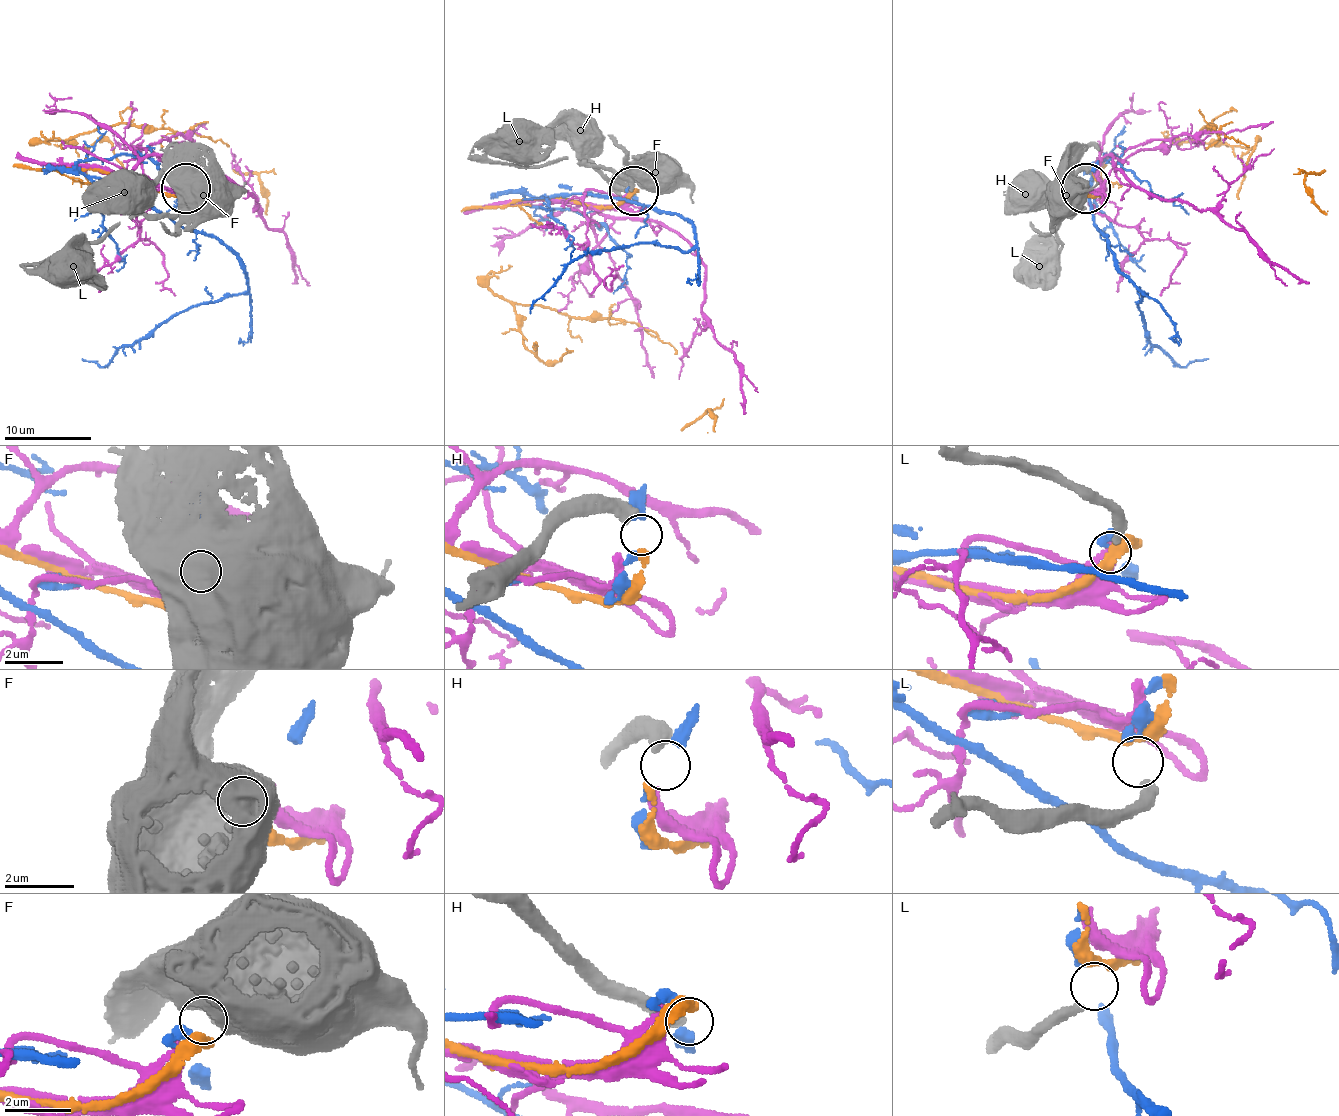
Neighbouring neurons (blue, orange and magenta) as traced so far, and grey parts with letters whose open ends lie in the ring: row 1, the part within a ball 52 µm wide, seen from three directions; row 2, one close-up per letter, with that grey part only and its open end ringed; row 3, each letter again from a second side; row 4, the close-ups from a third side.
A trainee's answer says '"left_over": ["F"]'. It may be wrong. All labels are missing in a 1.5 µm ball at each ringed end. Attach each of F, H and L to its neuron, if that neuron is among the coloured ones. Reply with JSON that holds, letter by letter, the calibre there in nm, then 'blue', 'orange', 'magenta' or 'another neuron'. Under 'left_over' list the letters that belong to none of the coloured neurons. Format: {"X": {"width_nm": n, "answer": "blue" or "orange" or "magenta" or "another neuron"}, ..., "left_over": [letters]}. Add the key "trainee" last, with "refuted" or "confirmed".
{"F": {"width_nm": 1050, "answer": "blue"}, "H": {"width_nm": 440, "answer": "orange"}, "L": {"width_nm": 320, "answer": "another neuron"}, "left_over": ["L"], "trainee": "refuted"}

